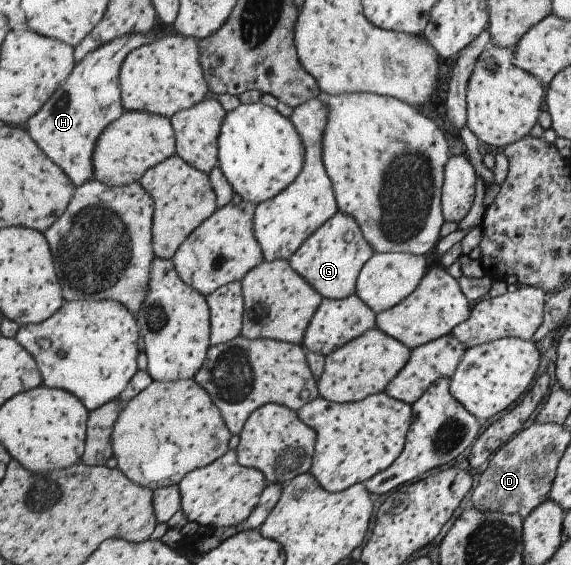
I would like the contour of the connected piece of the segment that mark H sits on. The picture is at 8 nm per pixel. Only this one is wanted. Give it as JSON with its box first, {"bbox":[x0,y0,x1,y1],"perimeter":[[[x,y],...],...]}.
{"bbox":[27,30,154,188],"perimeter":[[[153,30],[148,33],[127,33],[92,50],[74,64],[67,80],[58,86],[39,112],[27,121],[31,138],[66,172],[76,188],[94,176],[92,154],[99,135],[125,112],[119,84],[122,62],[131,51],[154,40]]]}

